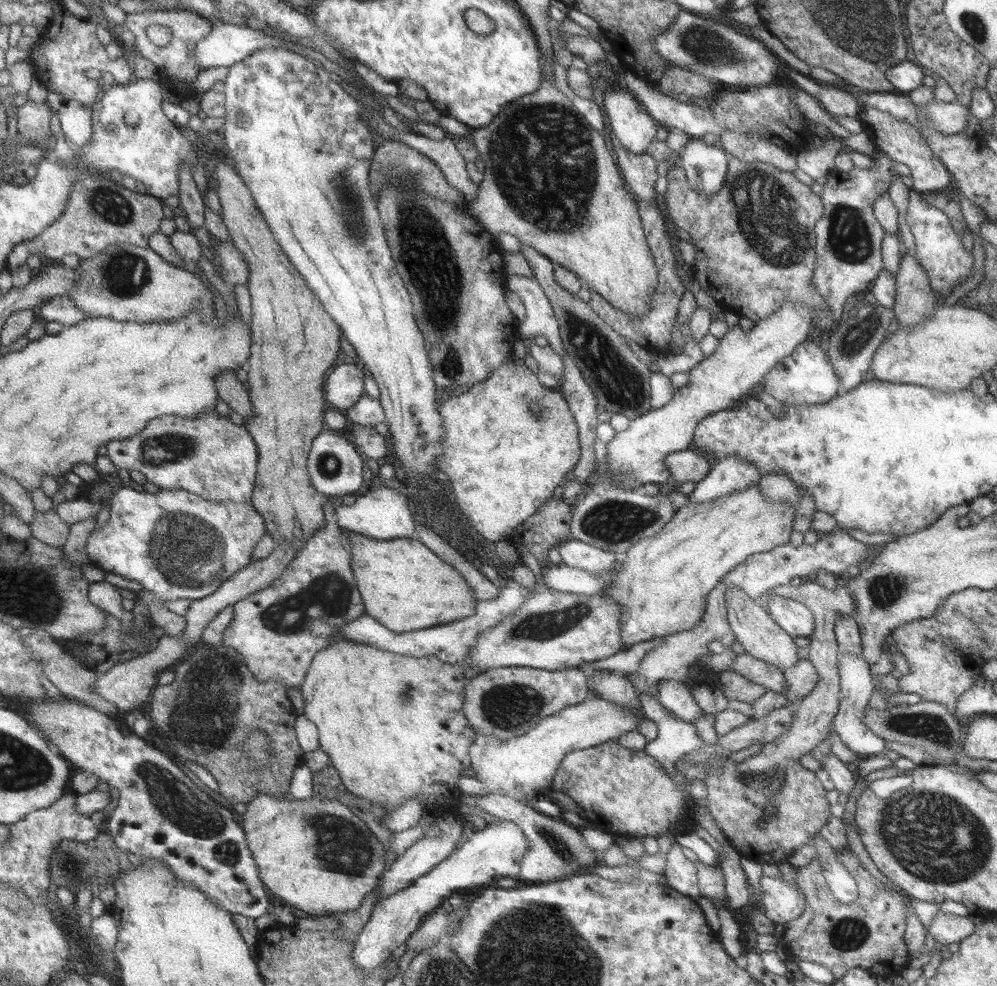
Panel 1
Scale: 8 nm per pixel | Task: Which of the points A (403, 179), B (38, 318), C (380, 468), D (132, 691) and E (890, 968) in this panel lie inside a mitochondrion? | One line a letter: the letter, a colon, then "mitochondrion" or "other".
A: mitochondrion
B: other
C: other
D: other
E: other

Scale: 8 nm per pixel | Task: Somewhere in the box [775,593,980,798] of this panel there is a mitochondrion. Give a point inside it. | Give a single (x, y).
(934, 728)

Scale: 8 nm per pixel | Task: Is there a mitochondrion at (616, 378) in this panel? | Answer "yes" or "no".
yes

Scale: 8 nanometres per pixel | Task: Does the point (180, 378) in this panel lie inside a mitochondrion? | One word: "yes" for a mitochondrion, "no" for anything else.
no

